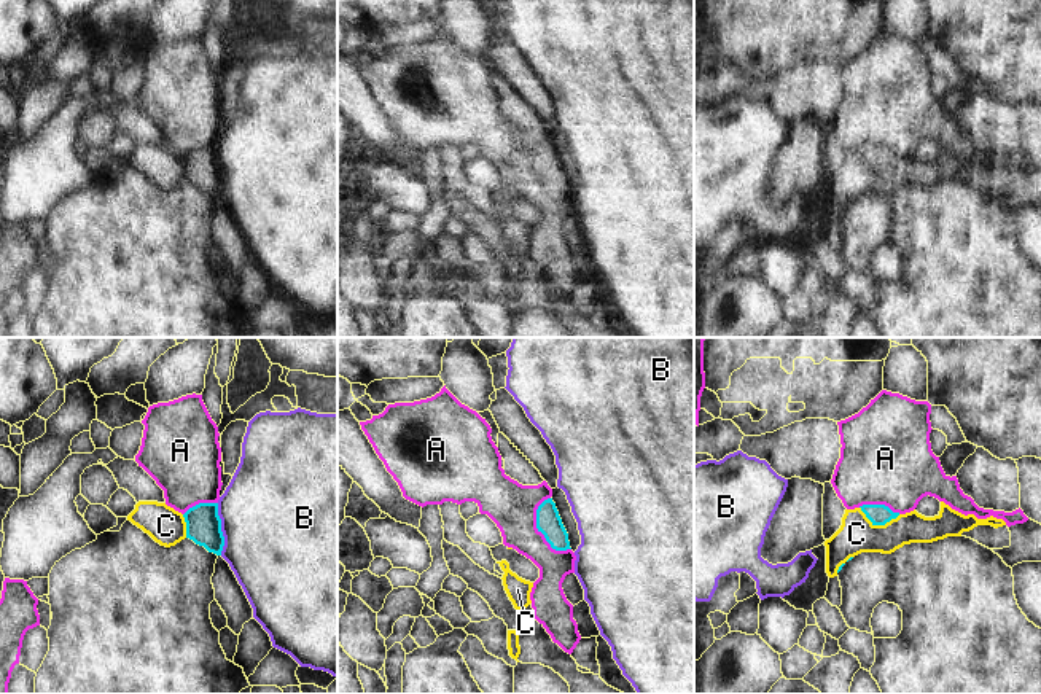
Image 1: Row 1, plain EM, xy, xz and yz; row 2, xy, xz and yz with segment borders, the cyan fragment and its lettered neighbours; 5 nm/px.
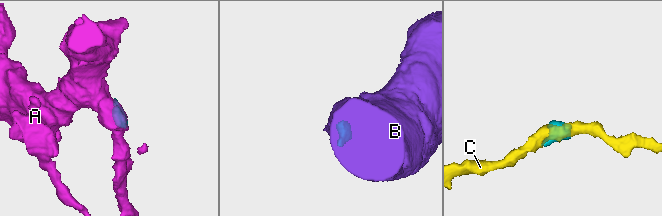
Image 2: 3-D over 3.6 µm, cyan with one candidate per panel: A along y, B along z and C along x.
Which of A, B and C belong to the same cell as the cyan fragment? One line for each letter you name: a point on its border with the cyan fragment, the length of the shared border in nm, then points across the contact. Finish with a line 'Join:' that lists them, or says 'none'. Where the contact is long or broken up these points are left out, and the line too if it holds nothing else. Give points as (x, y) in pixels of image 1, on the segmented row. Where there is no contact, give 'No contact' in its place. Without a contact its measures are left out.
A: Touches cyan at xz (540, 530). Shared border 300 nm. Path across: xz (548, 521), (540, 530), (513, 506)
Join: A.

